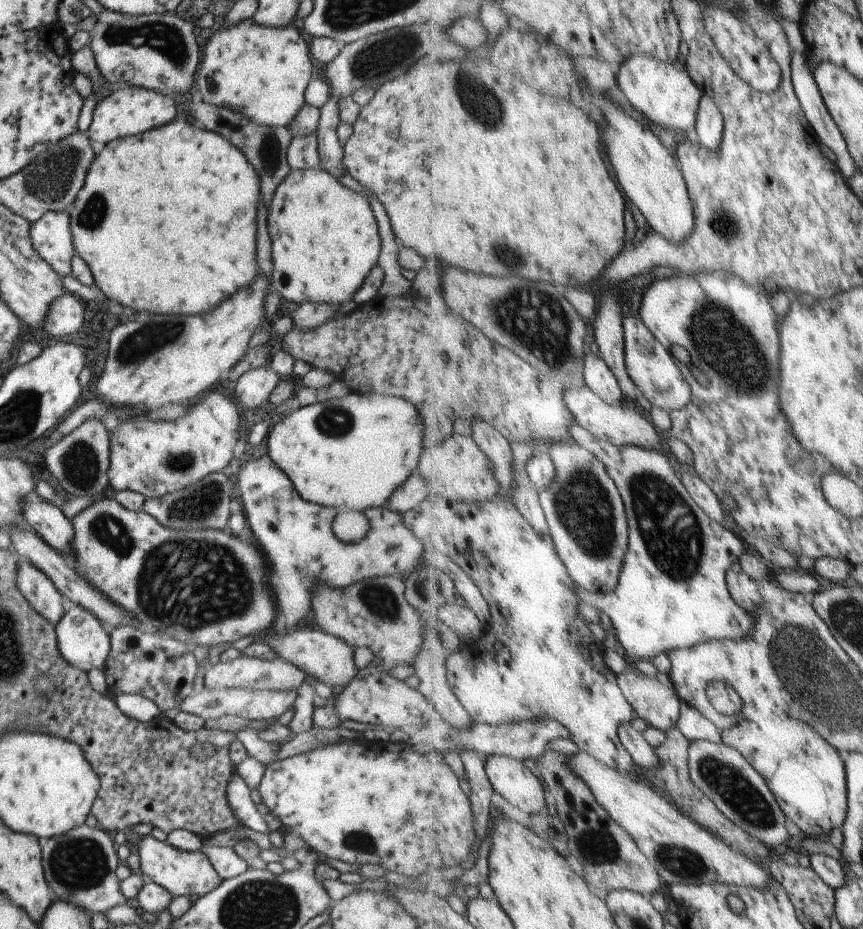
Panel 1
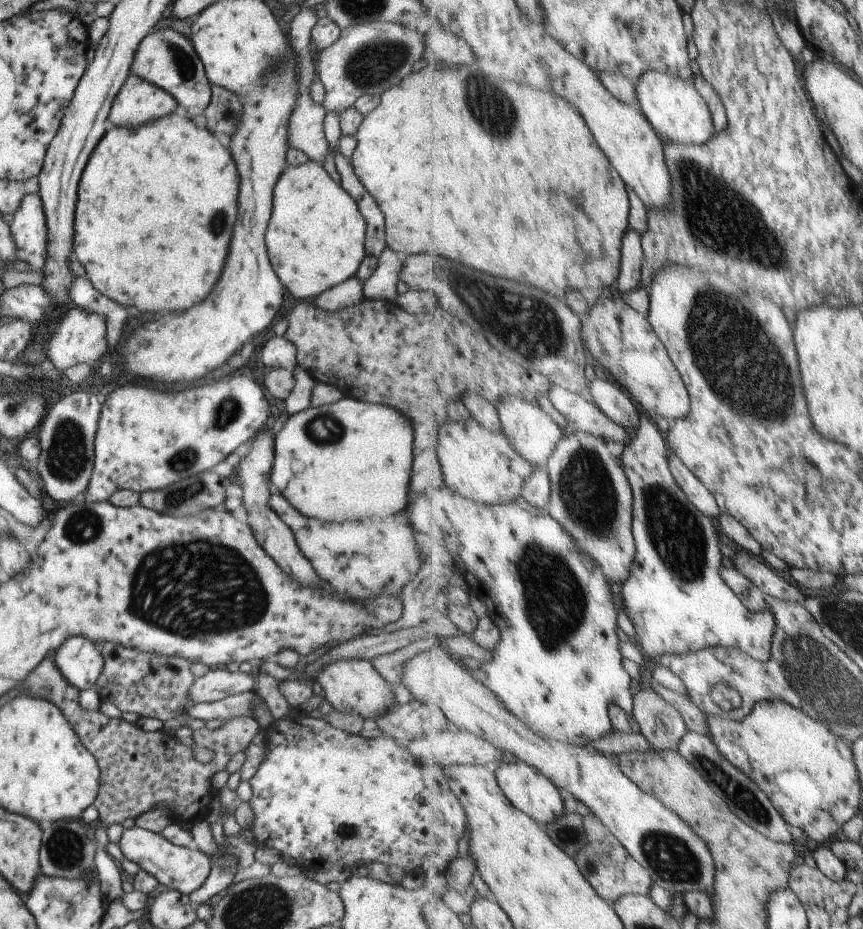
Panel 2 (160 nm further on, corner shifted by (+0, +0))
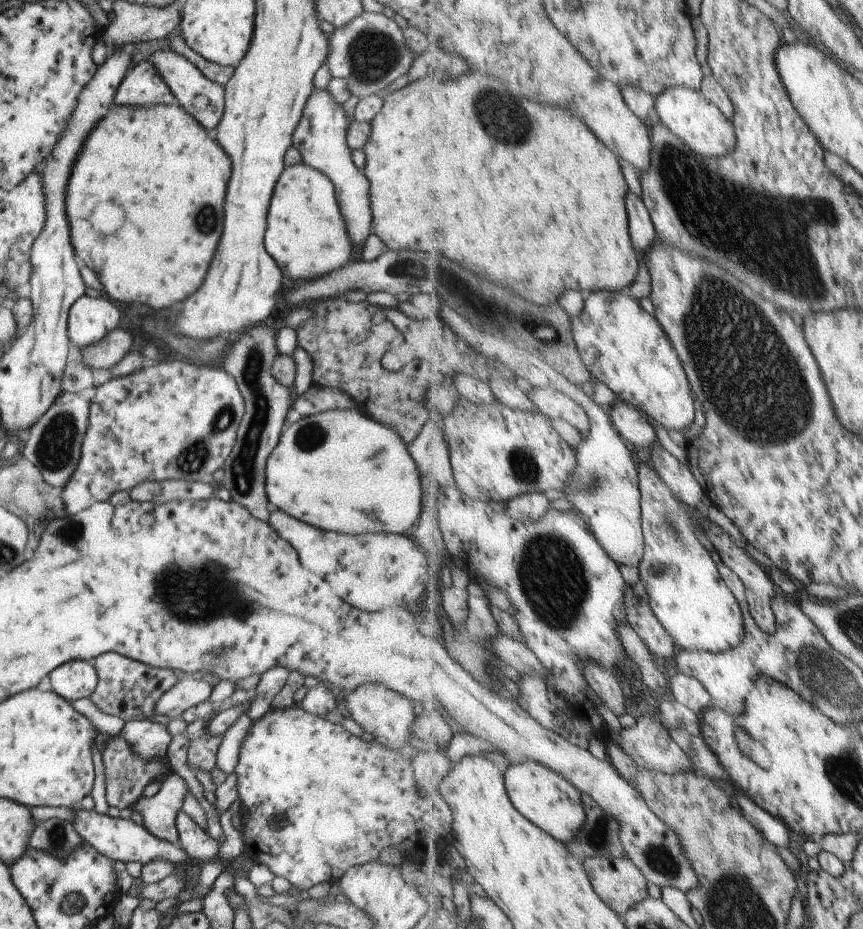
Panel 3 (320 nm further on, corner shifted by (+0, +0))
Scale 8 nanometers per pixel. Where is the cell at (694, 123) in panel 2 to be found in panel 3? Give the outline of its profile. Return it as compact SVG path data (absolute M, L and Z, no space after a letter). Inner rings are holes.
M684 86L668 88L656 100L655 119L665 123L685 144L706 157L727 157L738 146L736 126L702 91Z

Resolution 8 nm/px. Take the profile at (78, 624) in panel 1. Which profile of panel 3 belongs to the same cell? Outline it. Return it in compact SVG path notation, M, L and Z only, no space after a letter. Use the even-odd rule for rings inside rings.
M71 661L49 674L51 690L66 701L90 698L97 682L97 675L91 661Z

